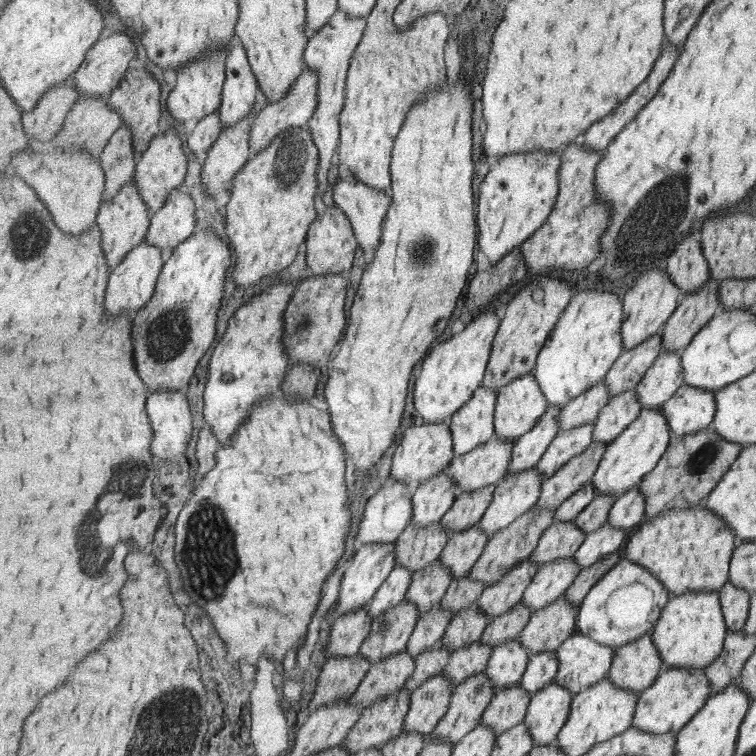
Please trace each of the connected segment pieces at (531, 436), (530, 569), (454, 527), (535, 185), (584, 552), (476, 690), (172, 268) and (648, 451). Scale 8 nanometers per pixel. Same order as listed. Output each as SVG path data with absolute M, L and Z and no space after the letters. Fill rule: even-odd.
M549 406L548 411L541 417L538 425L529 433L523 435L514 444L514 453L508 468L508 474L518 474L524 470L535 468L550 444L559 434L560 406Z
M526 558L516 564L503 580L497 584L487 585L477 602L481 611L491 619L513 611L524 599L524 593L534 581L539 568L539 564Z
M497 485L486 486L473 492L461 492L456 502L442 518L442 524L451 532L467 530L478 524L494 500Z
M515 153L493 162L479 186L479 244L491 265L520 248L550 217L560 192L562 154Z
M606 524L588 535L581 548L574 554L576 563L583 569L598 564L608 554L619 550L627 542L630 533L624 528L613 528Z
M487 672L467 679L455 688L450 709L426 739L457 745L482 723L483 715L496 693Z
M205 227L198 228L185 242L173 250L166 258L165 267L160 273L154 296L134 315L133 338L135 338L135 362L139 362L139 374L153 391L184 390L191 376L195 376L197 364L209 352L217 336L217 318L223 298L227 274L233 268L233 252L225 240L219 239L217 232Z
M643 407L641 417L606 448L603 460L592 480L596 490L603 494L614 494L621 497L634 486L641 485L643 479L656 469L659 461L662 460L662 456L667 452L673 437L668 424L669 421L661 409Z

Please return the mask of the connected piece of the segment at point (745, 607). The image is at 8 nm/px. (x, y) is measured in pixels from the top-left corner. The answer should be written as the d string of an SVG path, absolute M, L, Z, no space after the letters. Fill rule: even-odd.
M730 582L718 590L718 601L721 603L722 616L726 629L737 633L746 625L750 609L750 593L733 586Z

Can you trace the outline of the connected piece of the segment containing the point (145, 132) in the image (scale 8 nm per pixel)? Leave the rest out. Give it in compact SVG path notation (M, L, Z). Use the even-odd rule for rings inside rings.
M144 68L129 69L120 85L109 95L110 107L117 109L123 117L123 126L131 128L133 134L133 152L139 159L149 149L150 143L156 138L161 124L161 86L155 80L153 72Z

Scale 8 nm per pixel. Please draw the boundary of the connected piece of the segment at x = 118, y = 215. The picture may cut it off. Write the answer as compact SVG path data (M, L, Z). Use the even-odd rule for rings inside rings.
M135 180L127 183L115 196L115 199L102 203L96 224L102 230L104 242L102 247L106 252L107 266L112 271L121 265L121 262L131 250L146 240L146 234L151 226L151 219L150 208L141 198Z

